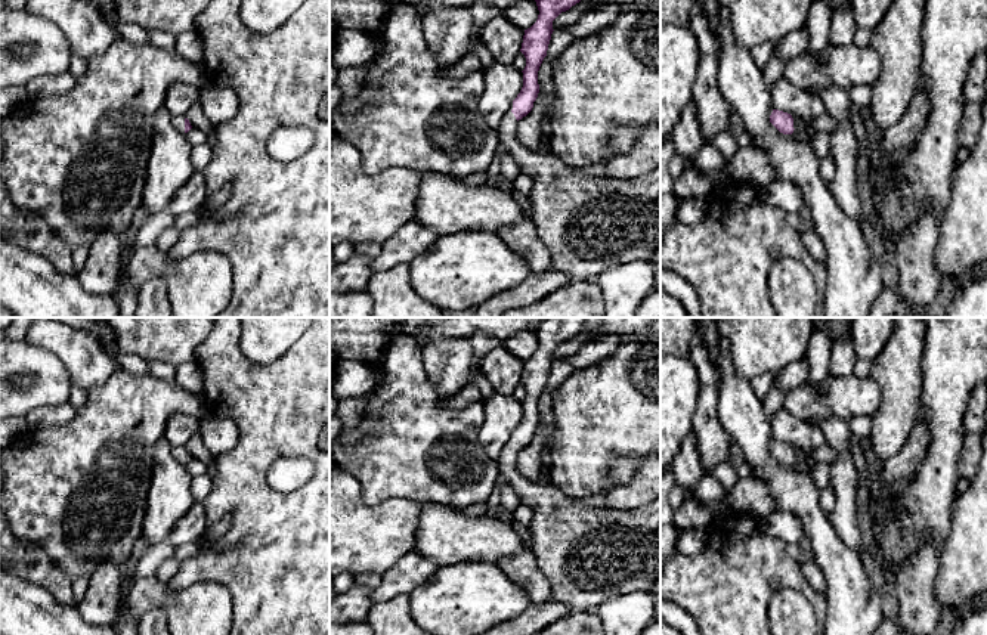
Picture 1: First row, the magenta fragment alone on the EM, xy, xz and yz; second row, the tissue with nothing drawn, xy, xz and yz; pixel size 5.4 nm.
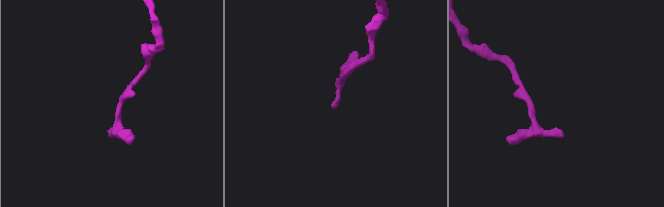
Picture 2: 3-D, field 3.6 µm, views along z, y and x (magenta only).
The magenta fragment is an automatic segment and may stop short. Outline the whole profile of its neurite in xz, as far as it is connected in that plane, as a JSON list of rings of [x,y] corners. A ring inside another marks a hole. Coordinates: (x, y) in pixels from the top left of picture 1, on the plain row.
[[[548,318],[536,328],[539,341],[536,353],[525,360],[520,382],[526,388],[523,403],[523,418],[513,431],[513,440],[504,449],[499,461],[501,481],[508,483],[520,496],[522,504],[527,504],[533,509],[530,520],[529,549],[535,555],[536,564],[551,586],[551,595],[556,603],[564,604],[572,613],[595,611],[600,603],[607,598],[619,597],[629,592],[650,591],[655,583],[660,582],[660,498],[652,504],[635,509],[612,509],[587,507],[563,493],[553,483],[535,483],[526,480],[517,471],[517,452],[526,447],[539,424],[538,402],[547,387],[548,375],[553,365],[553,351],[572,337],[581,332],[585,318]]]

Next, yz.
[[[773,440],[770,453],[783,465],[792,465],[796,461],[804,461],[807,455],[814,458],[817,462],[829,462],[830,465],[836,458],[835,452],[827,444],[810,450],[793,450],[790,444],[779,440]]]

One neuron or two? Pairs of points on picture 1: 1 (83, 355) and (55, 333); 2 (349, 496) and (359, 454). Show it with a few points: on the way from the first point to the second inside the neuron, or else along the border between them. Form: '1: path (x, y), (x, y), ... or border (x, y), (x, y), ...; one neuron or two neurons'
1: path (76, 349), (62, 340); one neuron
2: border (345, 468), (359, 482), (362, 498), (374, 505); two neurons

